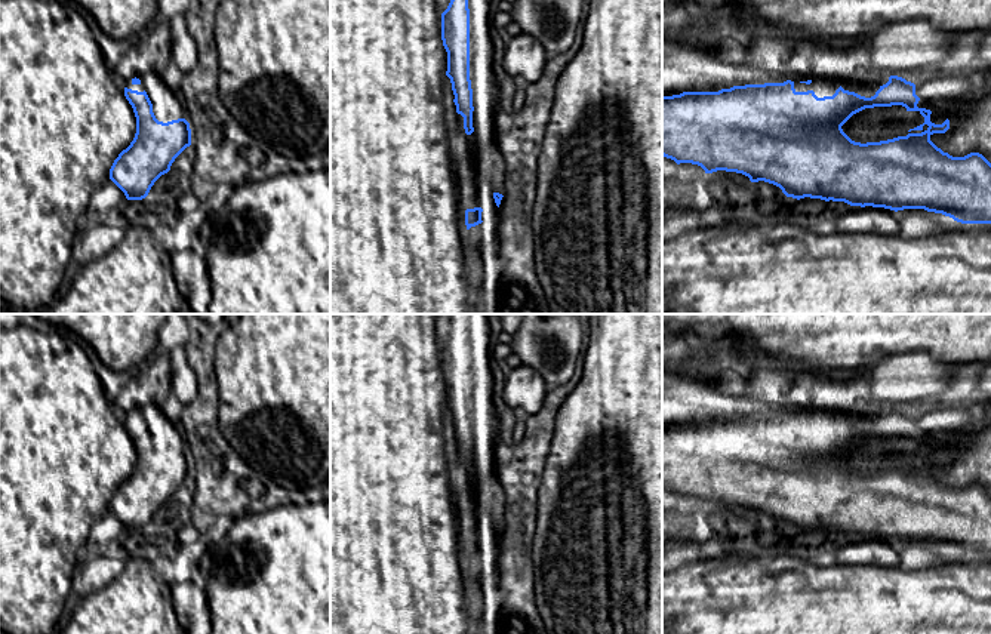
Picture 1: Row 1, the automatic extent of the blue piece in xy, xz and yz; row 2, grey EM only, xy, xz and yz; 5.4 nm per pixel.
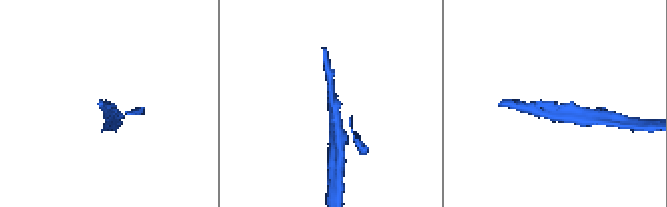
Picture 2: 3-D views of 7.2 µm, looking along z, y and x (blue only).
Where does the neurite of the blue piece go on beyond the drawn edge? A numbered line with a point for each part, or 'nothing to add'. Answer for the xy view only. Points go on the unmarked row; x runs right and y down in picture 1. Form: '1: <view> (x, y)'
1: xy (168, 437)

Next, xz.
1: xz (486, 427)

